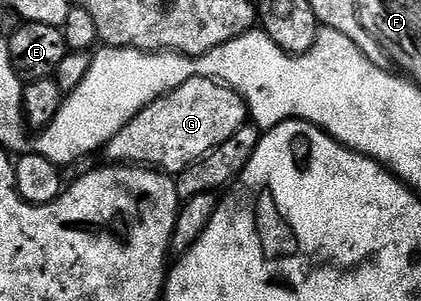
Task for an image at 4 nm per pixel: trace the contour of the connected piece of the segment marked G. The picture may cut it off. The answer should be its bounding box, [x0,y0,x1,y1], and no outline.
[107,77,249,175]

